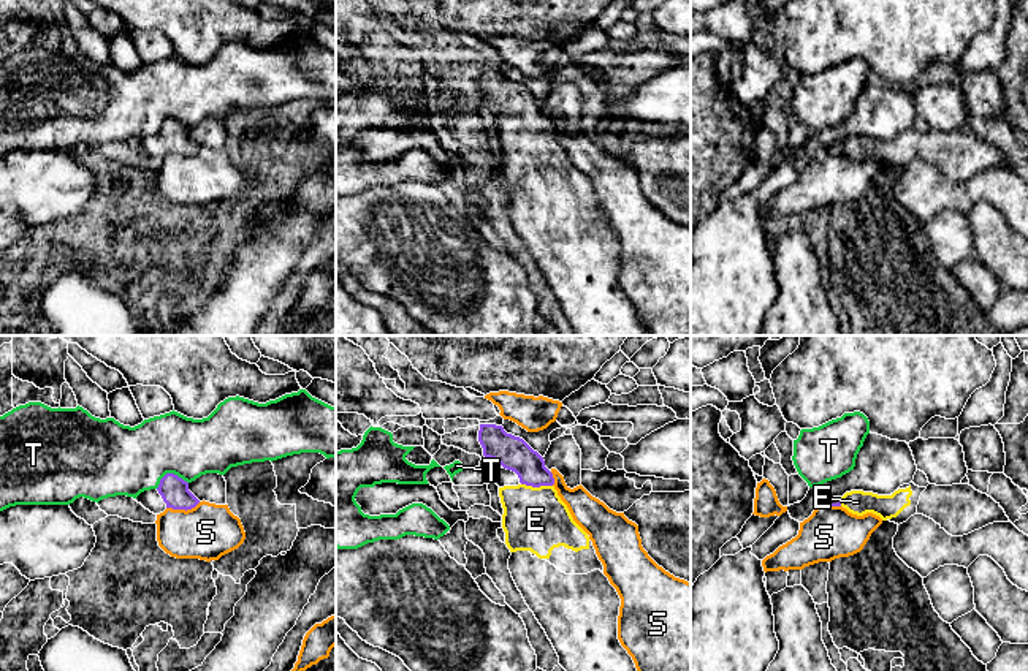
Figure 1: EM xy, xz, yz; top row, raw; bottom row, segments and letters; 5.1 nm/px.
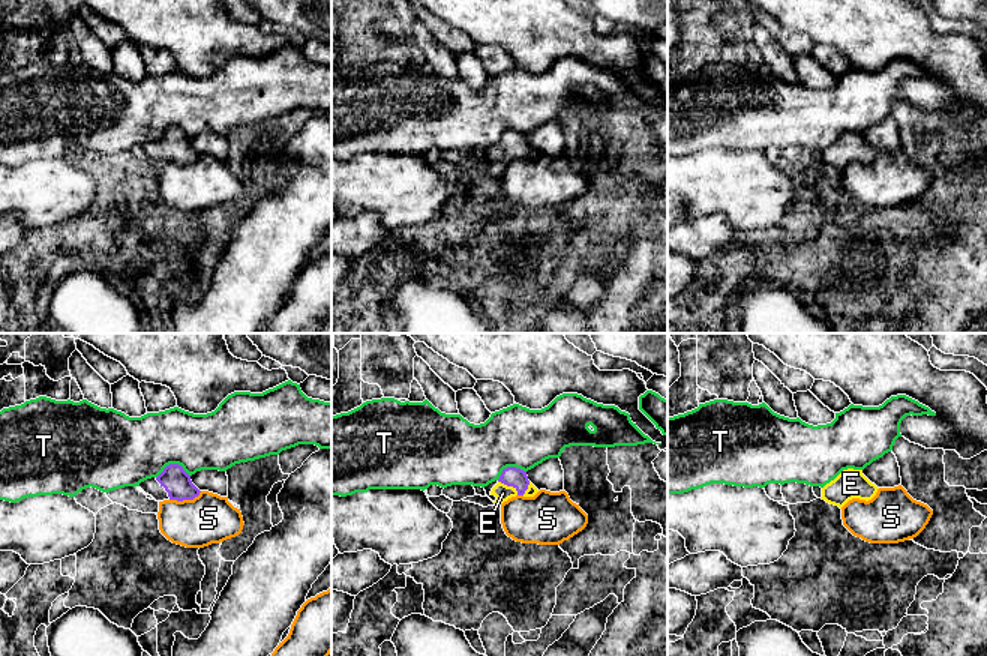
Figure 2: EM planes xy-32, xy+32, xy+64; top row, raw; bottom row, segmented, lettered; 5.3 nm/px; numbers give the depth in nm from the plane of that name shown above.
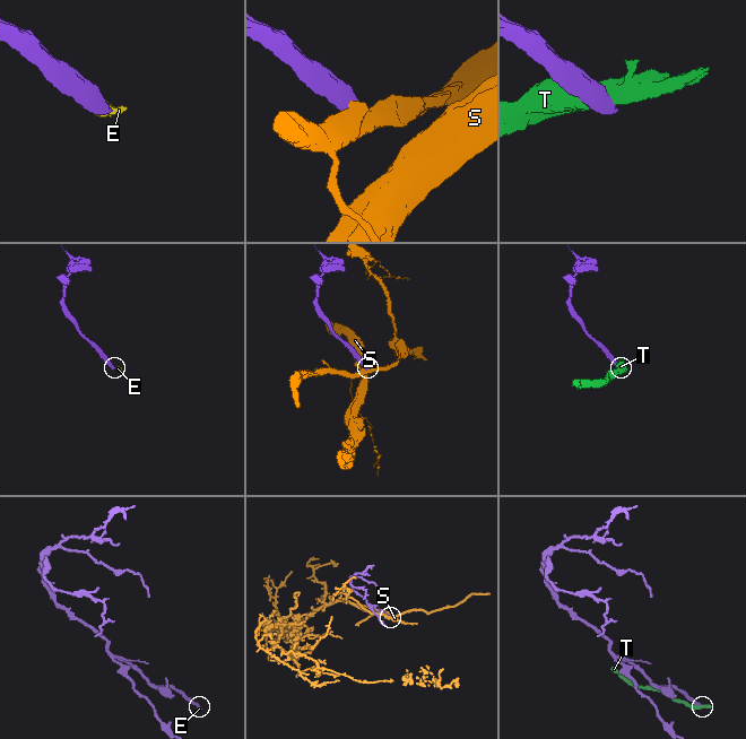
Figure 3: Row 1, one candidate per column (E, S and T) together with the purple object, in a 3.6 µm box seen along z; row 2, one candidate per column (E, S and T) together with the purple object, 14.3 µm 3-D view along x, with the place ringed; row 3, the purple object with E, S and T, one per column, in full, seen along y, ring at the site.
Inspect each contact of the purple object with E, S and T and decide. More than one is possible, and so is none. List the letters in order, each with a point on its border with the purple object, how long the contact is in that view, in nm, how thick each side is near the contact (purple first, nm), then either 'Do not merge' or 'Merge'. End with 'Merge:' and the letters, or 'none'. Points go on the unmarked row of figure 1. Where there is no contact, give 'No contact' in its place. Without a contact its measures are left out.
E: Touches purple at xz (537, 132). Shared border 160 nm. Thickness 170 nm (purple) against 320 nm. Merge
S: Touches purple at xy (182, 154). Shared border 180 nm. Thickness 140 nm (purple) against 280 nm. Do not merge
T: Touches purple at xy (170, 119). Shared border 170 nm. Thickness 140 nm (purple) against 360 nm. Do not merge
Merge: E

